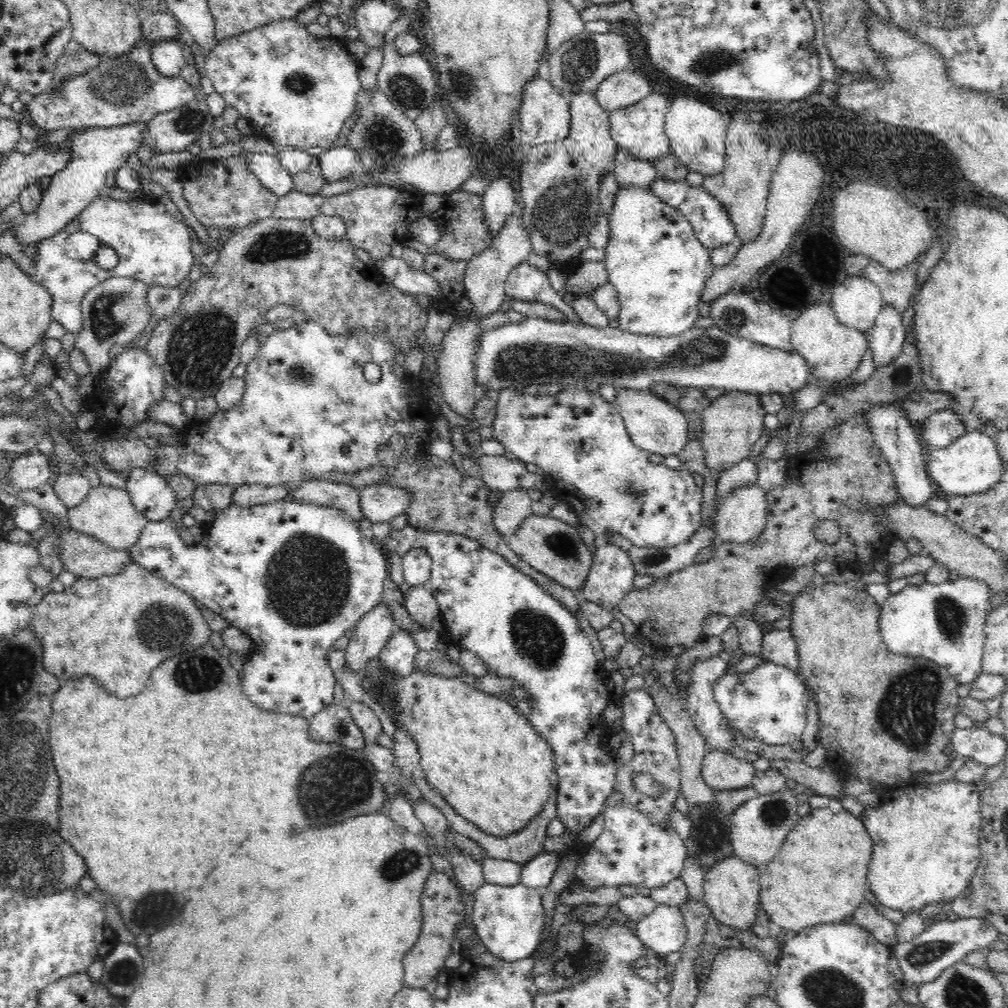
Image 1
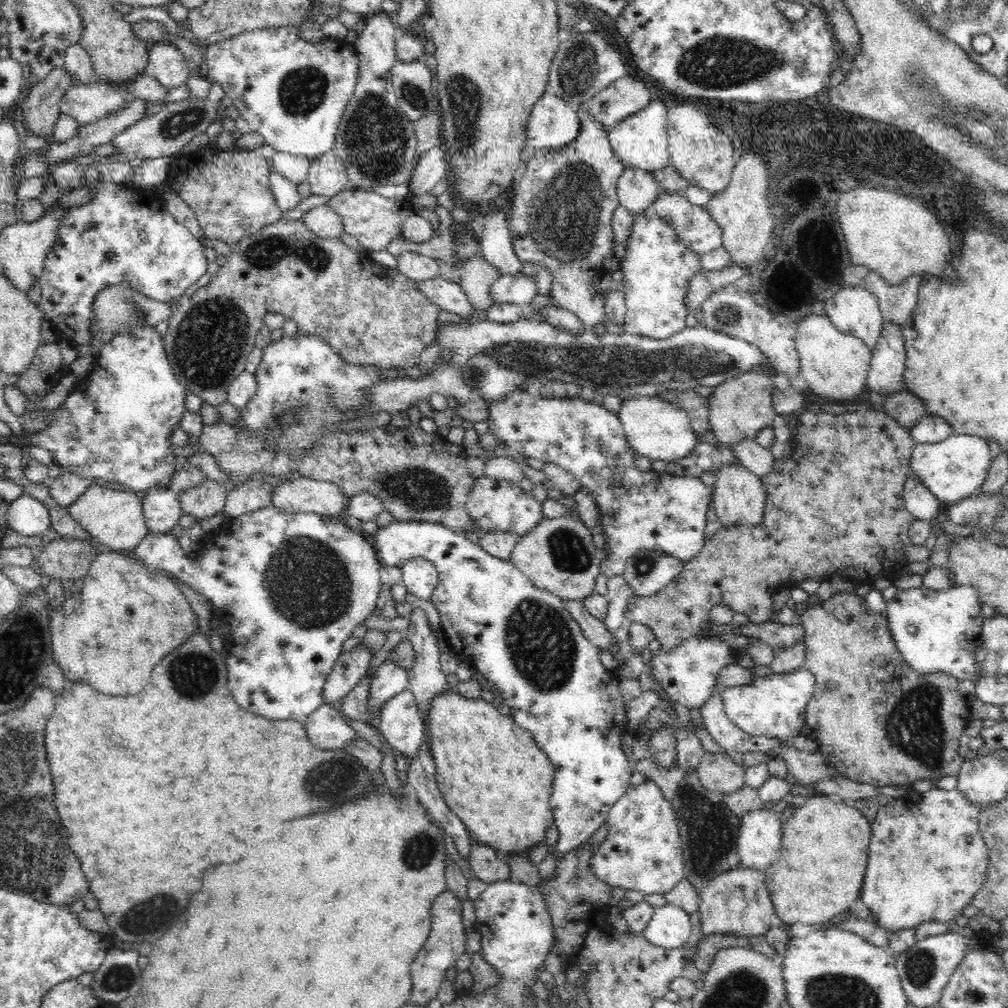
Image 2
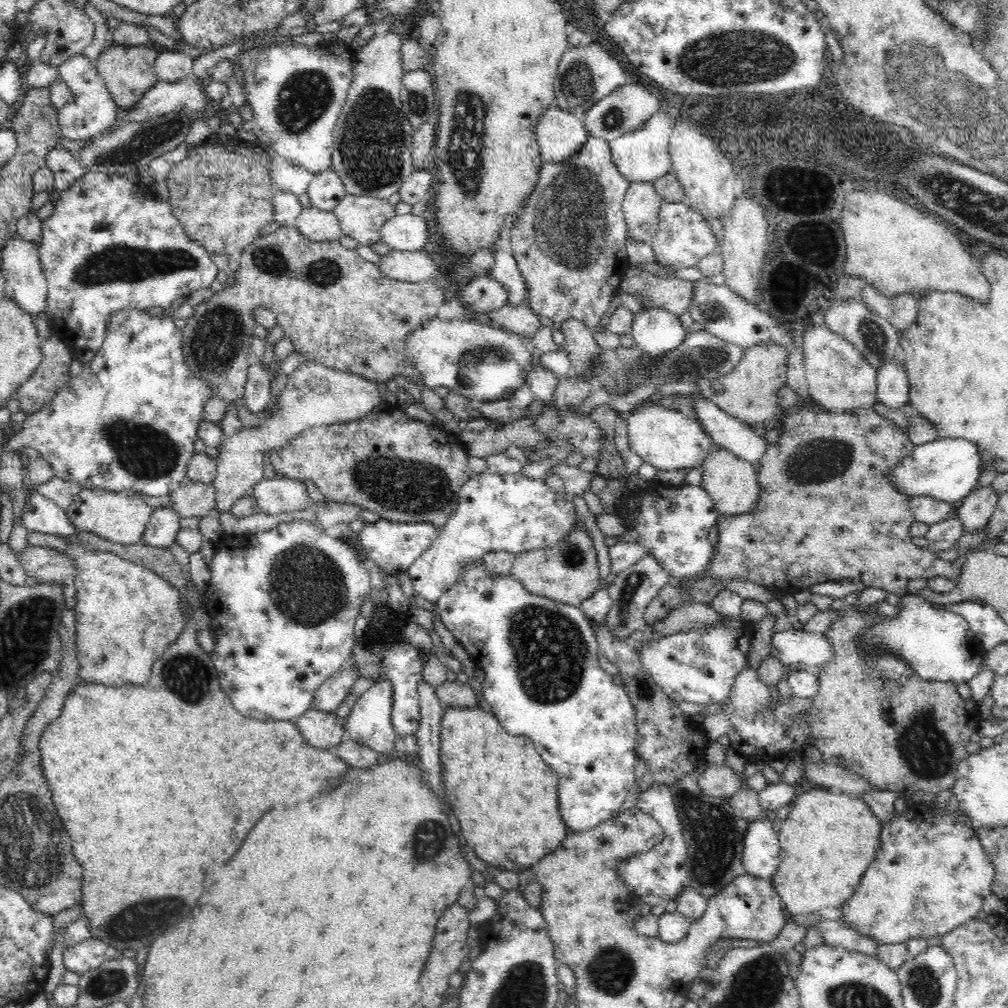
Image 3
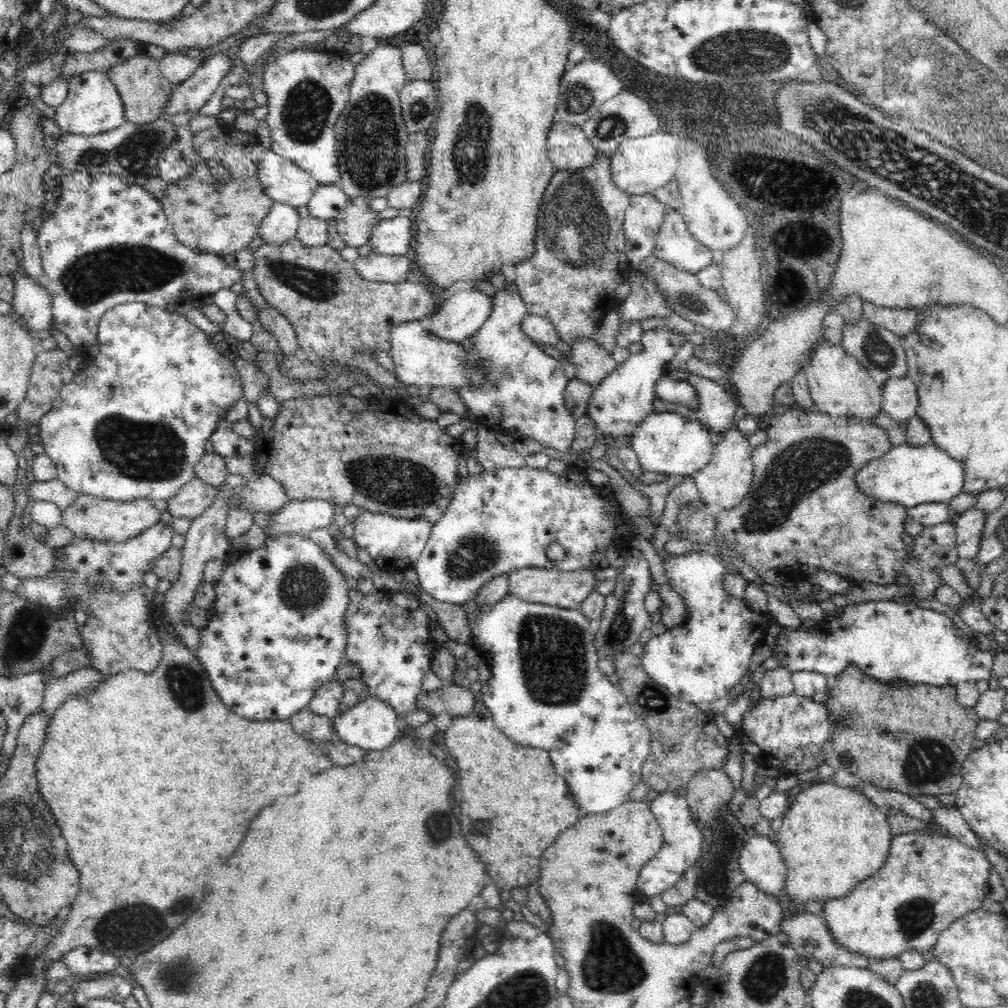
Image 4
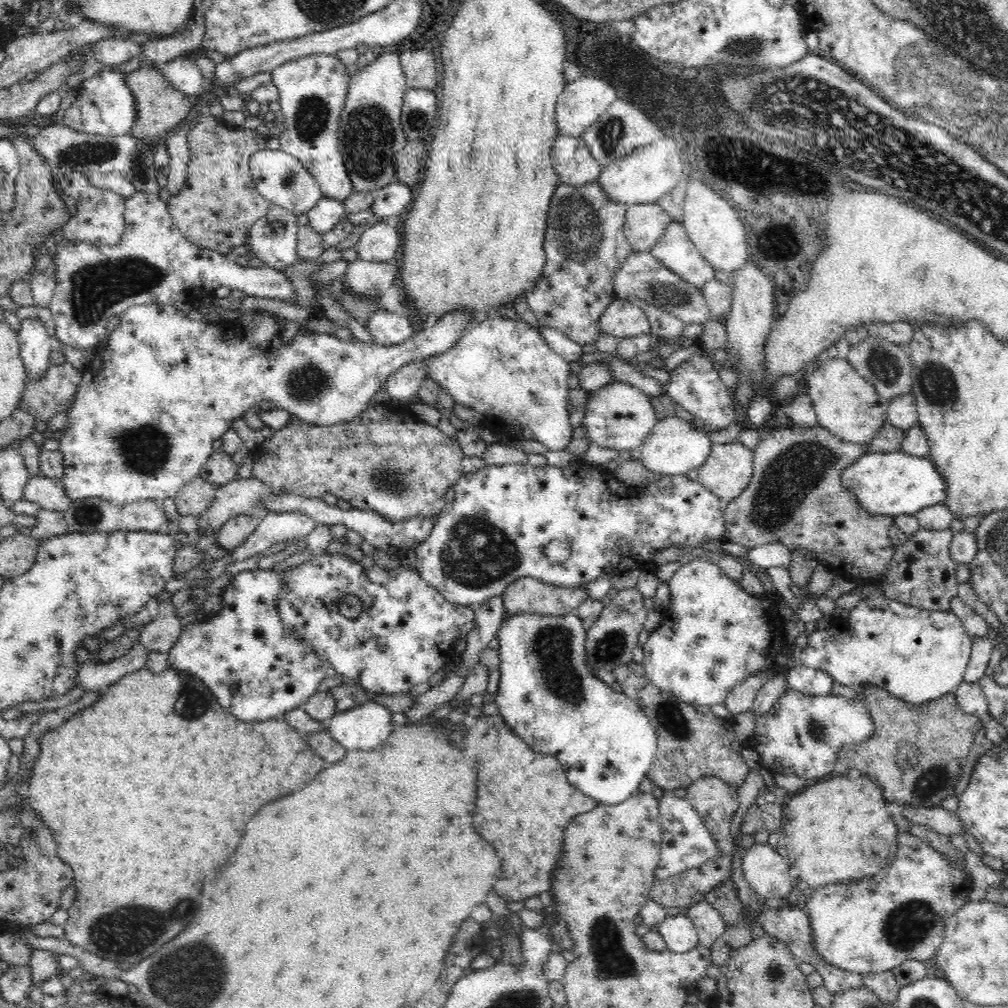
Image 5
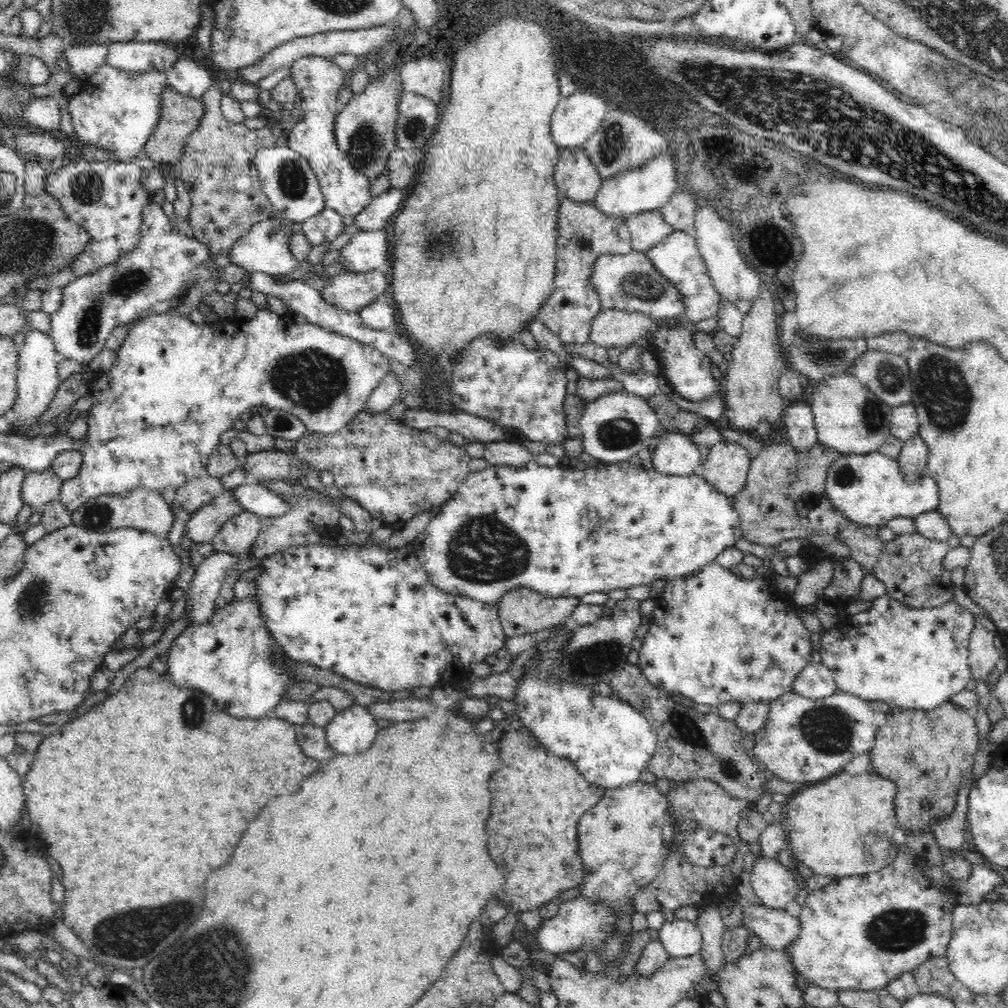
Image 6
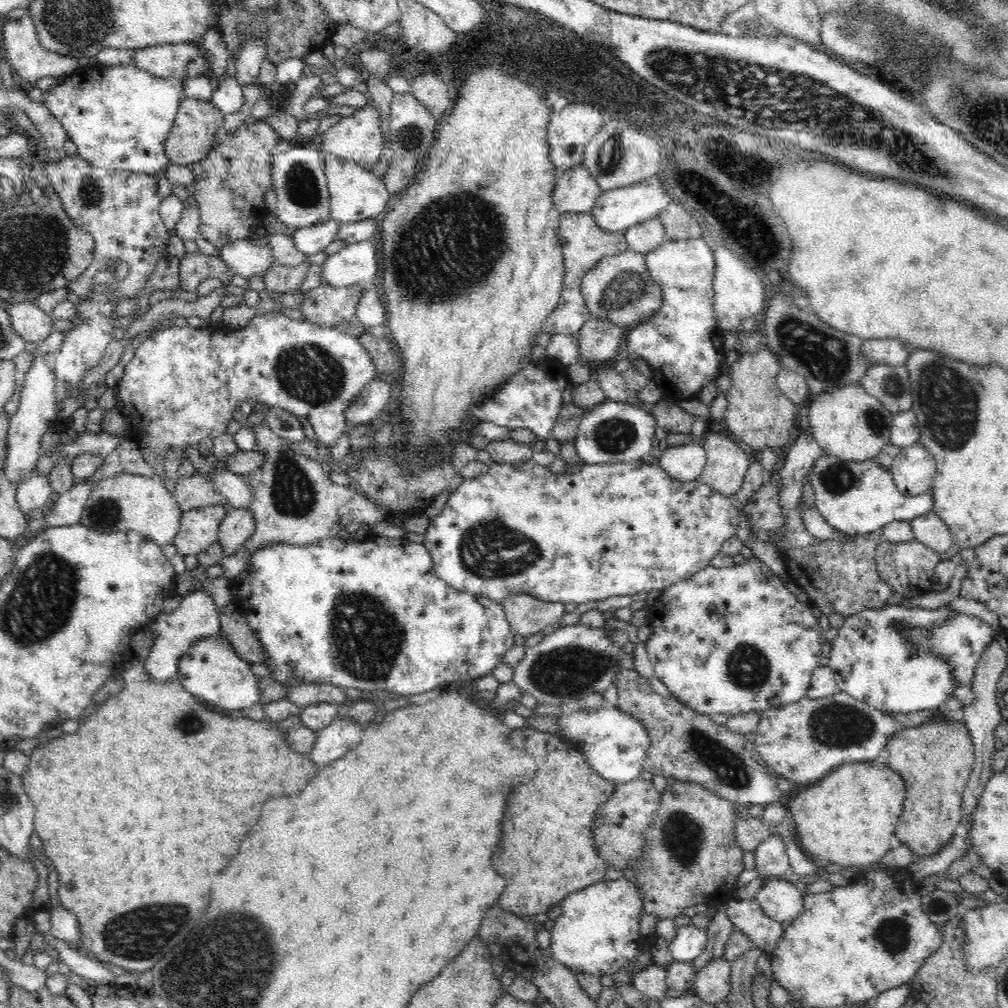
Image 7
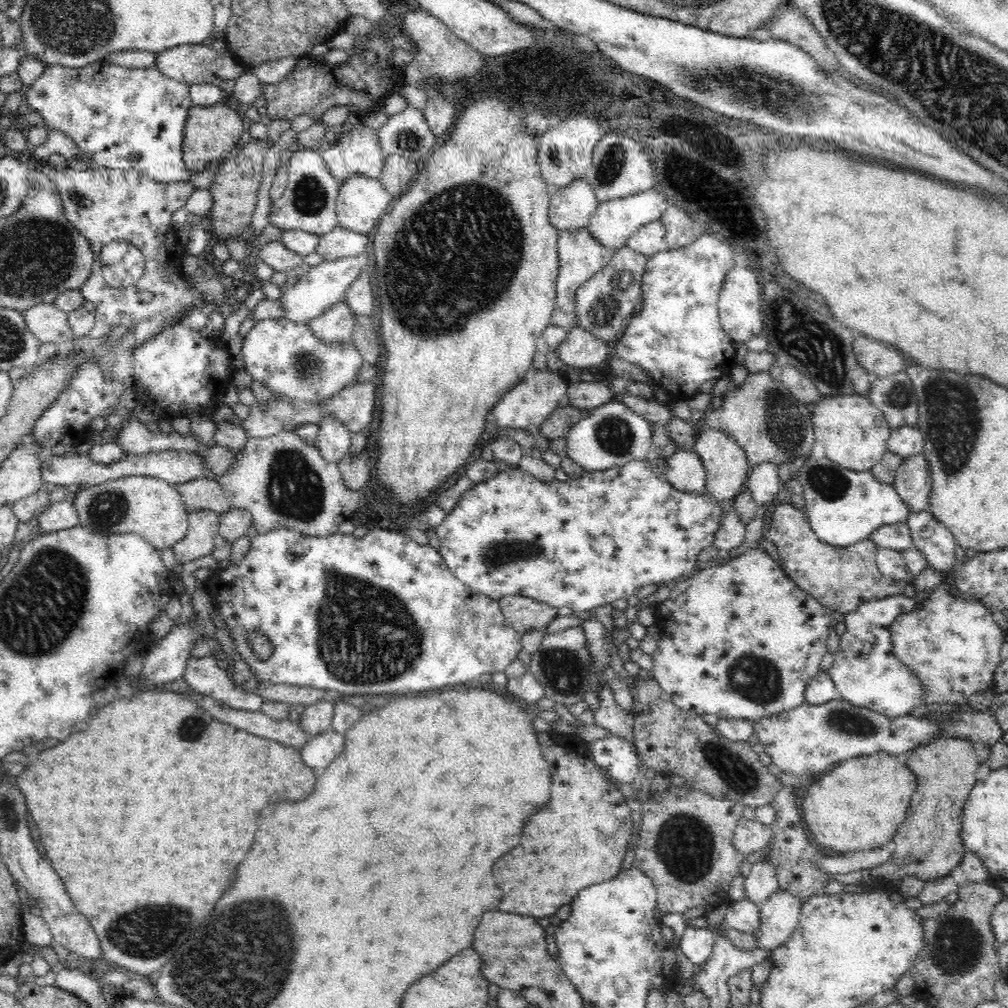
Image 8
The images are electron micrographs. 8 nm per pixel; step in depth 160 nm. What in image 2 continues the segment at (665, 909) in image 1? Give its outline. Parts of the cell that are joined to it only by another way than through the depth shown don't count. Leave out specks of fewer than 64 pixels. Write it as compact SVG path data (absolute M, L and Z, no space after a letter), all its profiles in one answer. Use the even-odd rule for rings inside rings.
M666 904L656 907L653 917L643 930L643 937L660 948L684 947L690 938L690 915L680 906Z

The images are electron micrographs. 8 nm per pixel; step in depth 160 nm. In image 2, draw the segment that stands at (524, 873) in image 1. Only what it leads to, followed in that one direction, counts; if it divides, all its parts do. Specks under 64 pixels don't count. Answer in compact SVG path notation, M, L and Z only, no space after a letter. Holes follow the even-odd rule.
M394 521L386 527L380 527L379 530L370 537L372 544L374 544L374 550L376 550L376 556L380 559L382 566L398 566L401 567L407 560L414 557L422 557L429 560L436 567L439 581L434 589L433 595L430 600L437 608L440 616L442 632L451 650L462 659L468 665L472 665L474 670L480 672L480 674L494 684L498 691L494 691L496 700L508 705L513 711L513 722L516 722L522 729L532 734L536 744L544 751L544 754L548 756L548 759L552 762L555 768L555 776L553 780L553 791L551 794L551 809L553 817L555 818L555 825L558 827L558 833L560 838L556 842L552 856L558 861L564 854L568 854L570 850L578 848L584 842L587 842L591 835L596 832L605 823L608 811L612 808L612 805L620 798L623 797L630 788L632 788L631 778L633 775L633 768L628 763L628 758L622 751L622 742L624 735L630 732L628 730L628 720L626 718L626 705L628 702L624 701L622 693L619 689L620 678L608 671L600 661L599 649L596 648L590 639L583 635L580 625L576 622L575 618L568 612L568 609L563 603L563 599L555 594L552 594L546 590L539 589L533 586L528 577L516 568L516 565L512 563L511 559L504 560L500 557L492 556L492 554L486 552L478 543L470 541L464 531L456 531L445 527L440 522L420 522L420 521L408 521L398 522Z

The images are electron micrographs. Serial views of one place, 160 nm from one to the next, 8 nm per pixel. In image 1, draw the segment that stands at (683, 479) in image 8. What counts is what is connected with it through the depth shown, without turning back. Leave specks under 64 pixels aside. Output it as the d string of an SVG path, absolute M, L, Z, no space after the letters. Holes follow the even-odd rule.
M619 388L616 390L613 404L621 414L634 444L646 453L661 454L663 457L670 454L678 456L679 452L690 440L689 424L684 413L651 390Z

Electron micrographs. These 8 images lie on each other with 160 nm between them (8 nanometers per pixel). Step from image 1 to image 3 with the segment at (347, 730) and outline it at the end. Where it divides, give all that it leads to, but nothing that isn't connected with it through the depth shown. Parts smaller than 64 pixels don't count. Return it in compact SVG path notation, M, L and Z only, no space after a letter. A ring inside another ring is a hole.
M311 707L294 722L306 742L322 750L336 748L346 735L344 721L335 712L326 713Z

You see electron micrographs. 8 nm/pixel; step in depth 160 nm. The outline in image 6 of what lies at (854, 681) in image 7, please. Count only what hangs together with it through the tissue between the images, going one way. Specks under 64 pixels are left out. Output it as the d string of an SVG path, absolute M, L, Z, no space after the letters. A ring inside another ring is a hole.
M888 595L878 596L865 611L848 618L846 624L821 633L821 662L834 672L839 692L850 693L866 702L882 701L898 709L930 711L966 689L971 680L969 638L974 623L974 615L953 600L938 608L919 609Z

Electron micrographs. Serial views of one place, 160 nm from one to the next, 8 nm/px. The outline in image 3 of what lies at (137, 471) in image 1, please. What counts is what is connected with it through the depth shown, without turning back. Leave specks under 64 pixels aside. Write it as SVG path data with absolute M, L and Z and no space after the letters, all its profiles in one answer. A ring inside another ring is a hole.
M168 503L153 508L141 542L156 548L168 548L176 540L181 529L180 518L176 509Z

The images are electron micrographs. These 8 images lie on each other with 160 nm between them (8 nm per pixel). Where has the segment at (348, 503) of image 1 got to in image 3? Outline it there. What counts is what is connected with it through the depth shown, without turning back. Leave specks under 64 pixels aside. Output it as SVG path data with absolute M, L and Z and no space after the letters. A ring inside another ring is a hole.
M289 478L262 479L252 488L260 511L266 514L304 510L312 500L307 486Z

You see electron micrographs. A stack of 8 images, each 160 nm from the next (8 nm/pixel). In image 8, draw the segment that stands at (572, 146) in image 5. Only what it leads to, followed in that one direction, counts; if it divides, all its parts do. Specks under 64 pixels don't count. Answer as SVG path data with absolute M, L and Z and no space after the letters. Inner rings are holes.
M582 177L551 194L549 218L559 234L576 232L582 228L589 228L590 218L598 205L592 185L586 177Z

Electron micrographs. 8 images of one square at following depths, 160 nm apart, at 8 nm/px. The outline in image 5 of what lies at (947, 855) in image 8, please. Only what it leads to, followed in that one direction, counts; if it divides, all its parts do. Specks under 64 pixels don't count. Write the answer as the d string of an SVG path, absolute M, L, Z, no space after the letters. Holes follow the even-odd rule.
M868 683L862 688L862 696L875 725L874 734L864 744L843 745L837 754L839 769L858 769L883 790L888 802L941 806L947 796L954 794L963 774L960 764L968 762L968 752L983 725L980 718L964 713L954 692L926 704L910 704Z

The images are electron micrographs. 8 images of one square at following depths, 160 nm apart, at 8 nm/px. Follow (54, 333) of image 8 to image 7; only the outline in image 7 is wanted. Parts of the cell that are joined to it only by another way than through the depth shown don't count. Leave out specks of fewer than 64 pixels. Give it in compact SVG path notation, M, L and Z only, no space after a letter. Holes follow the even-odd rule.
M26 301L8 304L5 311L8 313L14 332L26 343L46 340L46 337L54 332L52 329L54 318L34 303Z

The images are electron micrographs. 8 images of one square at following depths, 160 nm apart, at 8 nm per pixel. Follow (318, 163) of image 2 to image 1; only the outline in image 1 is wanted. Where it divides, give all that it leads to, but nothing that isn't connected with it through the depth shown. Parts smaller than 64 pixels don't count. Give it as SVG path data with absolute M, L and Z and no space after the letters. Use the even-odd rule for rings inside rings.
M348 145L330 148L324 153L320 153L319 165L326 179L326 183L346 180L354 172L355 166L360 160L358 150L350 149Z

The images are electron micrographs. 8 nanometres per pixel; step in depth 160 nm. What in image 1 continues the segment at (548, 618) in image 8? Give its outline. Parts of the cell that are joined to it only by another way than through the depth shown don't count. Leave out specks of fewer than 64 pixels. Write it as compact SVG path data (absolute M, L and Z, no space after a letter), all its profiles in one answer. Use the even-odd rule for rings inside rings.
M530 514L507 540L509 547L534 570L540 571L558 584L581 593L584 581L593 563L593 554L580 539L577 527L572 527L560 519Z

